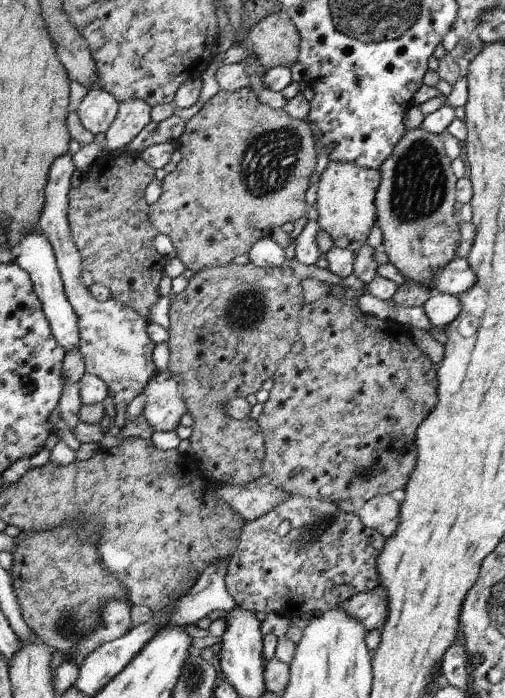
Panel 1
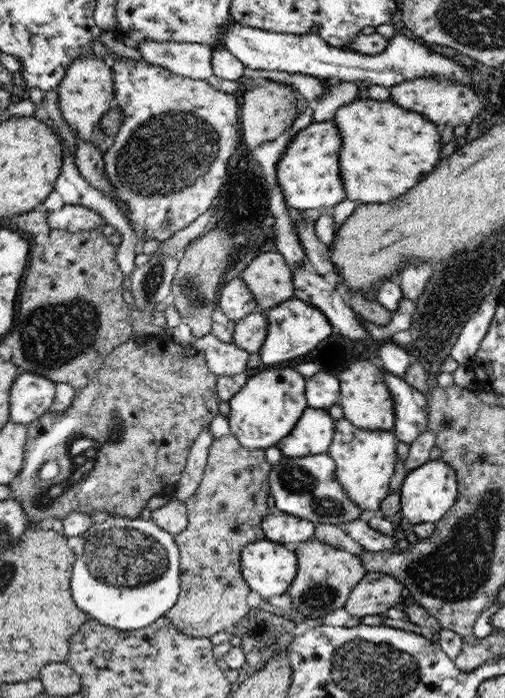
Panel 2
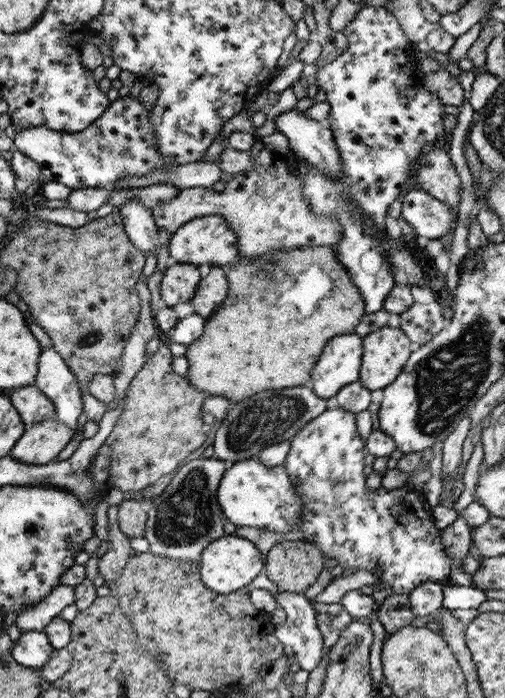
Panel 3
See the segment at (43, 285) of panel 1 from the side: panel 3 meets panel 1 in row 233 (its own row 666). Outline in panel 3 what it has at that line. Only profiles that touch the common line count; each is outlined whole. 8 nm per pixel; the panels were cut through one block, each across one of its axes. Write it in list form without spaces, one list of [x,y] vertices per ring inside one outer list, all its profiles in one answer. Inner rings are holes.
[[[23,631],[13,646],[10,653],[13,661],[37,669],[48,663],[54,651],[54,646],[44,631]]]

